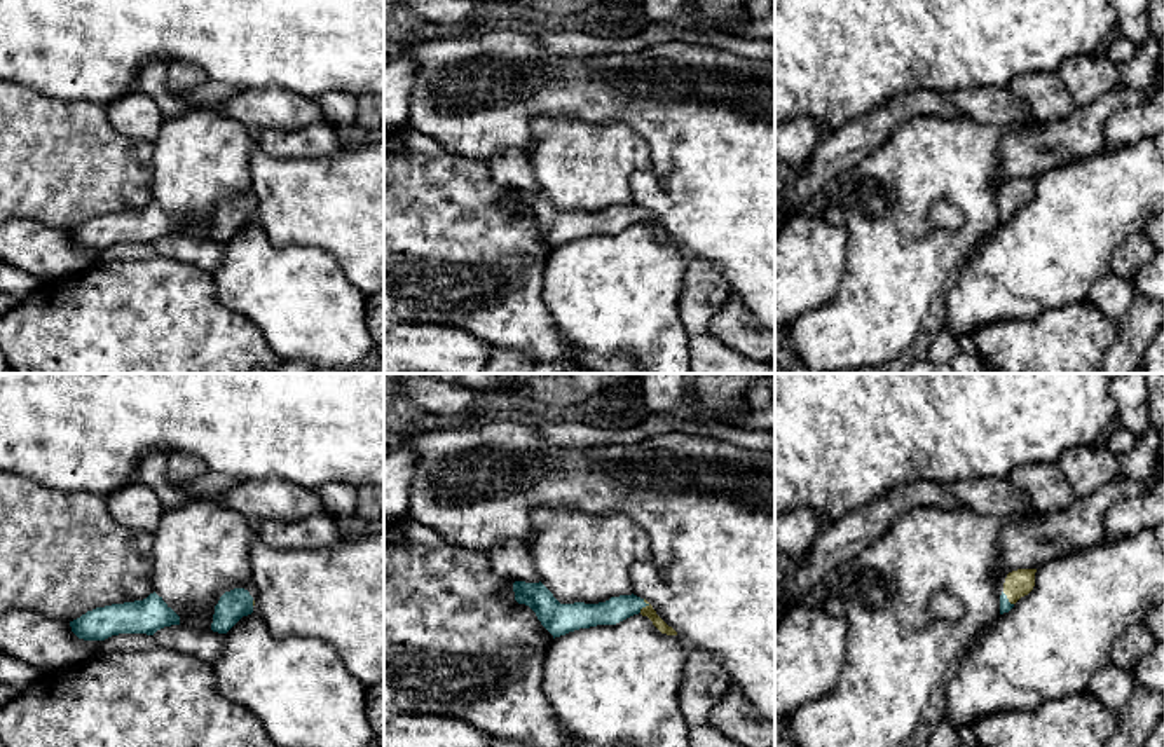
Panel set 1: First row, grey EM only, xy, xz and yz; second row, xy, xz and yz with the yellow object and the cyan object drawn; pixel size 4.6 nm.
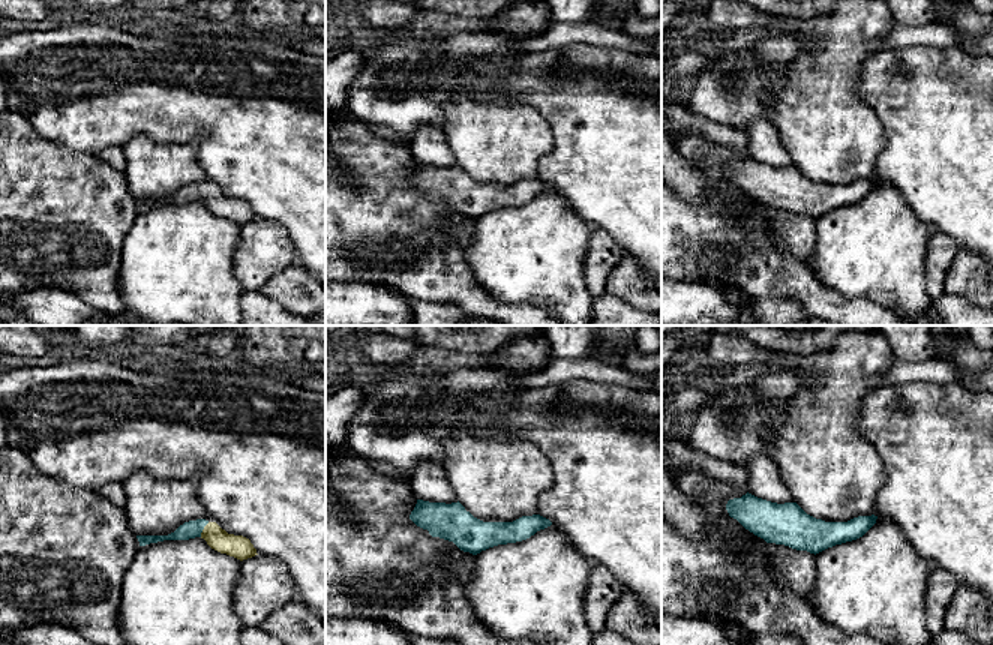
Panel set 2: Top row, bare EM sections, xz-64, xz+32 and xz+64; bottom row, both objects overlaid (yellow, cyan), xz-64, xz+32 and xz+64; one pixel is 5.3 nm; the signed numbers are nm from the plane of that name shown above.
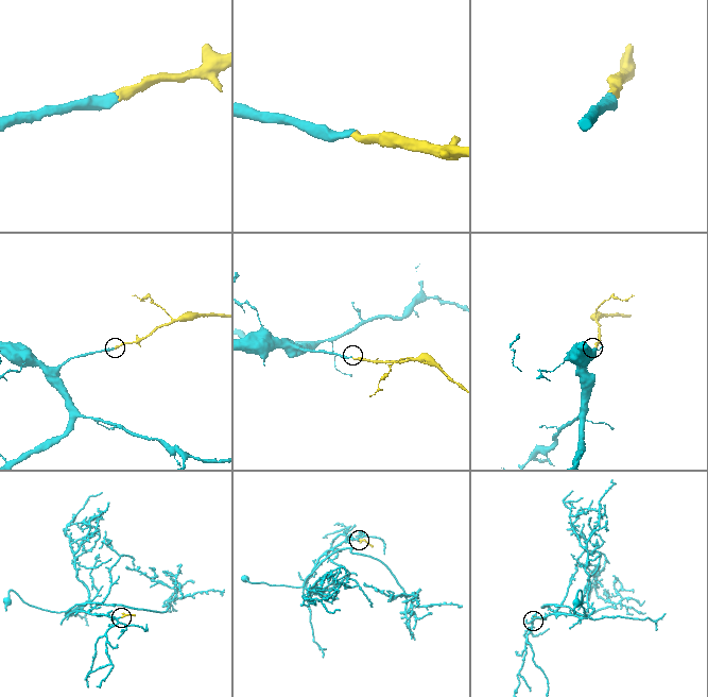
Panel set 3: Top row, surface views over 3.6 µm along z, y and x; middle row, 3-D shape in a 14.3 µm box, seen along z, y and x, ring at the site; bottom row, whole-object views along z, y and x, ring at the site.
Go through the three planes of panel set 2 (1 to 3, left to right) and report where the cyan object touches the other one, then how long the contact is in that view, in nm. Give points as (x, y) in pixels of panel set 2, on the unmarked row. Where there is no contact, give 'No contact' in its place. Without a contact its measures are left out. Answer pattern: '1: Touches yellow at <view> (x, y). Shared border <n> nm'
1: Touches yellow at xz-64 (203, 194). Shared border 90 nm
2: No contact
3: No contact

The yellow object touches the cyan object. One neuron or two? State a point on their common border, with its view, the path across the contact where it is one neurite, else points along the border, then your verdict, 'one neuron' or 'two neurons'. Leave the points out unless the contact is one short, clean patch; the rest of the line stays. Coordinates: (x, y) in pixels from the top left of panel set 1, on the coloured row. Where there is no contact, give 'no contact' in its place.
meets yellow in xz at (646, 606); runs through xz (648, 611), (646, 606), (615, 609); one neuron

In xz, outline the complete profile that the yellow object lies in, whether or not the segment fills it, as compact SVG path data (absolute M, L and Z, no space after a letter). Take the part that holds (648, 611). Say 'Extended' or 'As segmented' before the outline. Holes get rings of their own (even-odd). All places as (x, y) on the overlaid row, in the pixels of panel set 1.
Extended. M515 581L513 592L515 600L529 606L553 639L579 628L616 625L639 613L647 616L661 634L677 635L677 632L656 614L646 599L633 593L611 597L609 600L599 604L560 604L541 581Z

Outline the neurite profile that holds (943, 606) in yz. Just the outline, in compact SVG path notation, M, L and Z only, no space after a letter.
M941 592L930 600L930 614L937 620L962 620L965 613L963 600Z

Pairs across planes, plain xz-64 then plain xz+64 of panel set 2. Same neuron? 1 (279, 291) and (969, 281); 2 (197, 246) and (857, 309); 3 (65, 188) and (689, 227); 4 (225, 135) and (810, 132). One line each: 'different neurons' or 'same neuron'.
1: same neuron
2: different neurons
3: same neuron
4: different neurons

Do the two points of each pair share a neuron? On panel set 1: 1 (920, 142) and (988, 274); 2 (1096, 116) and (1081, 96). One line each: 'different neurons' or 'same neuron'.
1: different neurons
2: different neurons

